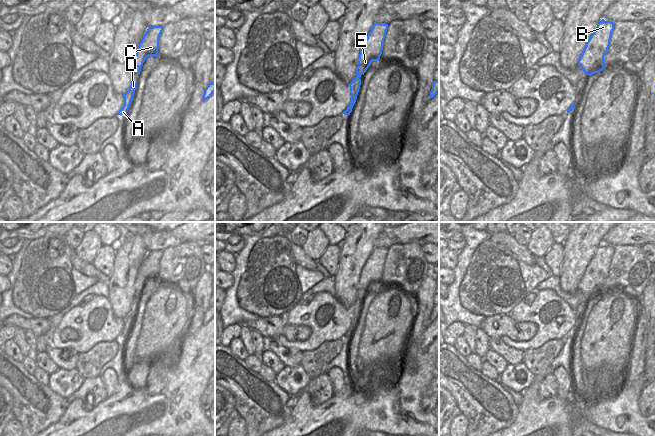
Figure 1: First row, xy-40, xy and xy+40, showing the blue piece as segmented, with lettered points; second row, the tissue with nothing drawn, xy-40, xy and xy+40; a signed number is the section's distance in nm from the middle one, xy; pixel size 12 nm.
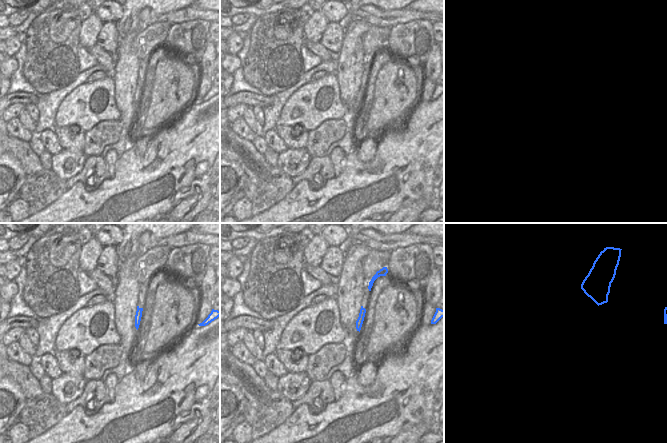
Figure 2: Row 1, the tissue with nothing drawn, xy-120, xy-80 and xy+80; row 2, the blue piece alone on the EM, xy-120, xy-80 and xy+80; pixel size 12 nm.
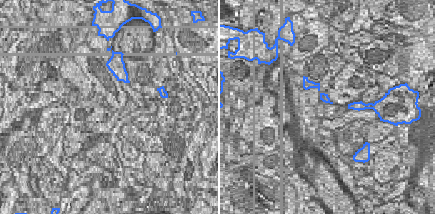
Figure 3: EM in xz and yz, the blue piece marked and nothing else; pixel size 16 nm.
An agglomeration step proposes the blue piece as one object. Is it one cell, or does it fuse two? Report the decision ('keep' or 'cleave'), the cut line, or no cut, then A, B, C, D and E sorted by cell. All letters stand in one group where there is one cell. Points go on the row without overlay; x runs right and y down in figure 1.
cleave; cut in xy along (357, 297), (360, 299); A D / B C E

